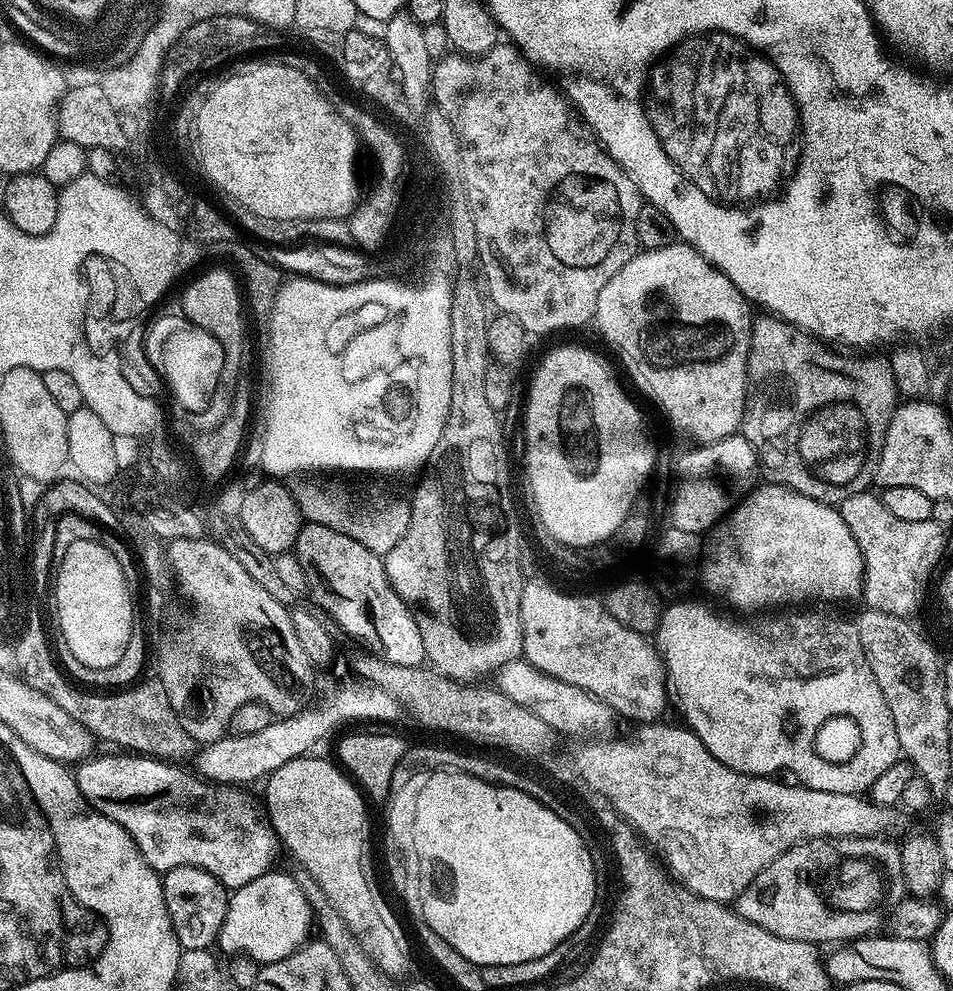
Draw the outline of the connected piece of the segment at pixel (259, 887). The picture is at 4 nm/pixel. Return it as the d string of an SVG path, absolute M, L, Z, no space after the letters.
M273 870L254 878L254 882L246 882L246 886L235 889L228 897L228 909L226 910L226 922L222 922L218 948L221 953L243 954L255 960L263 966L270 962L278 962L298 949L304 947L309 939L310 931L314 928L314 913L308 904L301 881L287 876L284 872Z

